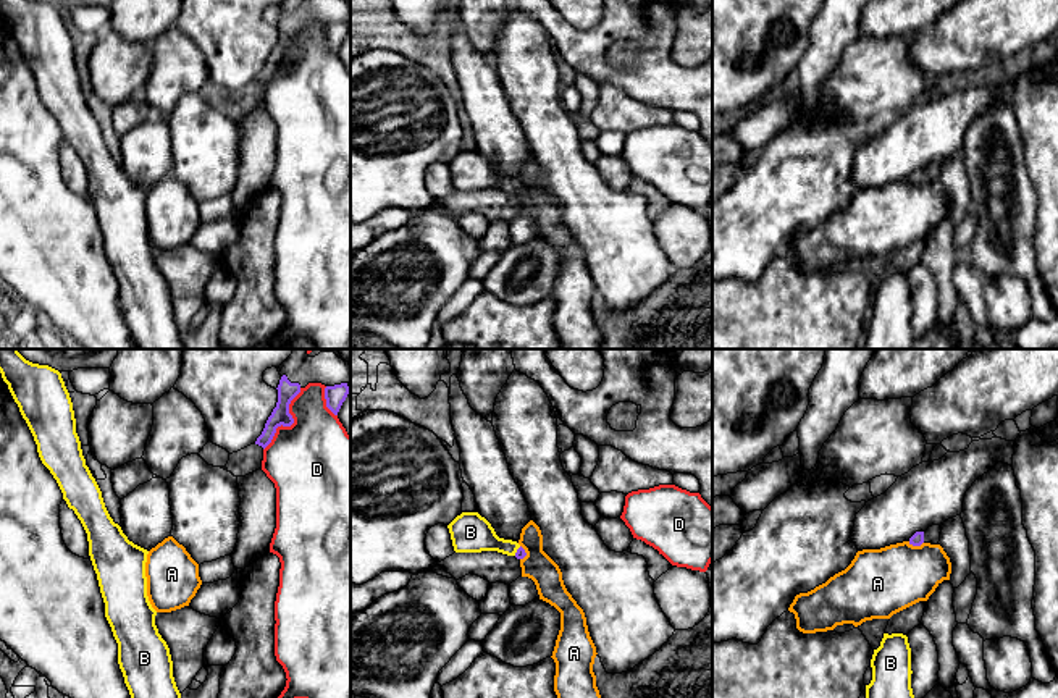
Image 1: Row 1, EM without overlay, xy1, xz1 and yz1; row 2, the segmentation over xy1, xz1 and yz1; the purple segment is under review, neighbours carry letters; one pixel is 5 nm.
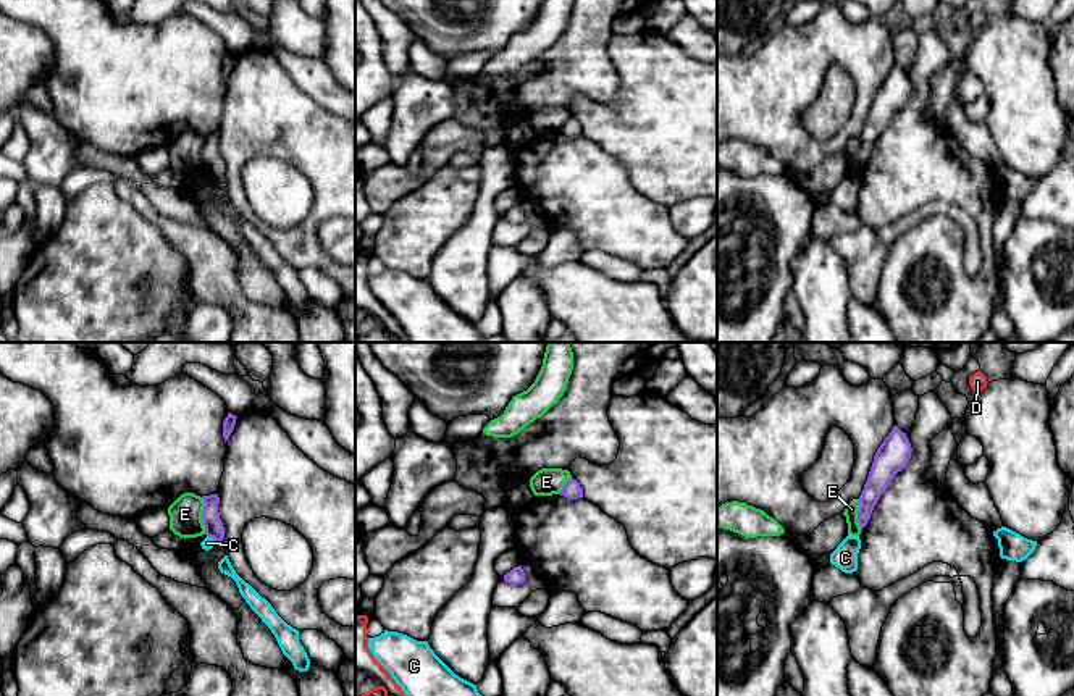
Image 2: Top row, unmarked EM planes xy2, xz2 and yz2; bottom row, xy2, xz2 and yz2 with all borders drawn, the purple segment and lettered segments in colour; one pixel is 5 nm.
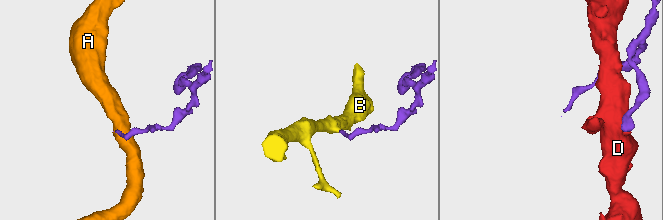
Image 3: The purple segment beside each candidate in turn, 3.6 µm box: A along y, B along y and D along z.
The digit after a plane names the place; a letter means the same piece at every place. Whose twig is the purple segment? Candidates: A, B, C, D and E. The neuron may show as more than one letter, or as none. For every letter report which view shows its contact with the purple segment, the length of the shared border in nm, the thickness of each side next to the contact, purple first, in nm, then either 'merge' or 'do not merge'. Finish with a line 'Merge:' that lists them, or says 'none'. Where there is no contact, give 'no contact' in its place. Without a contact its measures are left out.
A: meets purple in yz1; contact 80 nm long; 60 nm thick on the purple side, 340 nm on the other; do not merge
B: meets purple in xz1; contact 60 nm long; 50 nm thick on the purple side, 190 nm on the other; merge
C: meets purple in xy2; contact 50 nm long; 100 nm thick on the purple side, 60 nm on the other; do not merge
D: meets purple in xy1; contact 360 nm long; 100 nm thick on the purple side, 460 nm on the other; do not merge
E: meets purple in xy2; contact 190 nm long; 100 nm thick on the purple side, 160 nm on the other; do not merge
Merge: B

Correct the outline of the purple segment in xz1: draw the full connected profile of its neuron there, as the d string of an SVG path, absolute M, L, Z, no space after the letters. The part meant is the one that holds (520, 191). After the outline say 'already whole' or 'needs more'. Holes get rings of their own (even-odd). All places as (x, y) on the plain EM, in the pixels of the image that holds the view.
M462 150L447 166L456 191L498 189L517 197L527 194L517 179L499 176L491 162L478 150Z; needs more

